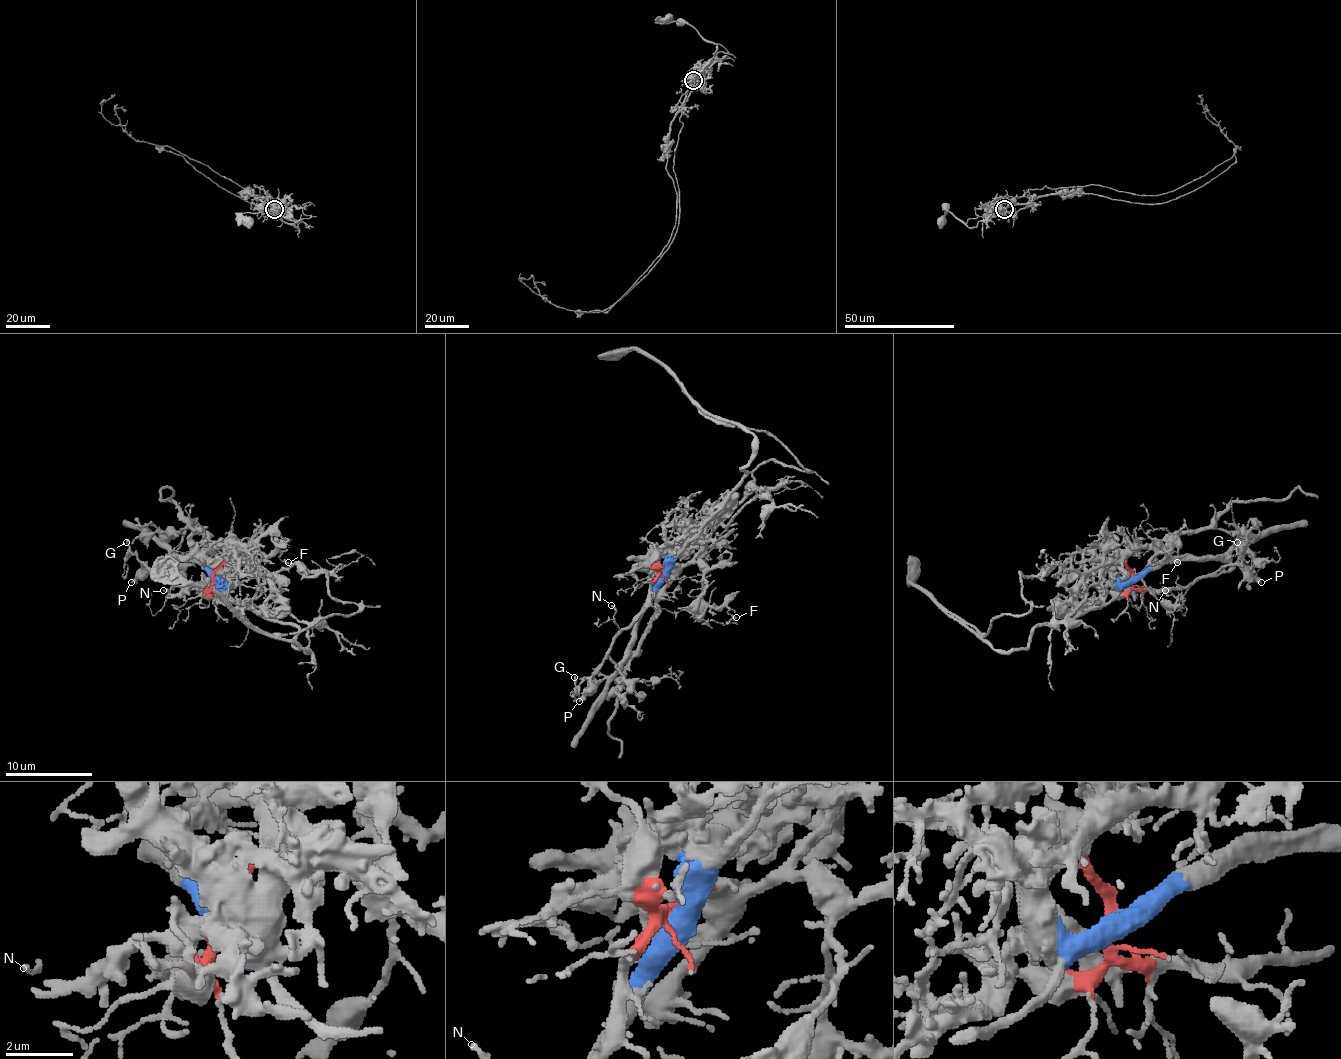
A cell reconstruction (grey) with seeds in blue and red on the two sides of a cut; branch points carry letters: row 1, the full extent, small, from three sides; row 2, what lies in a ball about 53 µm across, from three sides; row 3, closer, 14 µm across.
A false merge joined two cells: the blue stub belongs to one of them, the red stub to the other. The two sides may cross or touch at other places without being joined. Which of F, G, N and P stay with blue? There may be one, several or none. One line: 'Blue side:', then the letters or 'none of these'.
Blue side: none of these

